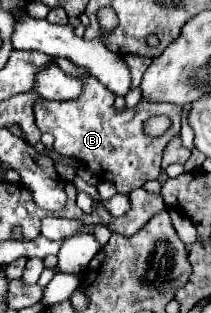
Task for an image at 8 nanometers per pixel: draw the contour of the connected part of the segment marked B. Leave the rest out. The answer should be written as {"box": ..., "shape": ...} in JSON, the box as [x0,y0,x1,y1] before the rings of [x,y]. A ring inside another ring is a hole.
{"box":[34,76,182,194],"shape":[[[80,76],[80,82],[82,94],[74,100],[50,101],[38,98],[34,102],[36,126],[40,132],[50,132],[54,136],[54,152],[76,158],[98,180],[112,182],[120,194],[130,194],[132,190],[142,188],[148,180],[156,180],[160,176],[160,160],[166,144],[180,134],[182,106],[142,100],[134,110],[126,108],[124,112],[116,112],[112,92],[94,80],[94,76]],[[156,114],[170,116],[172,130],[160,138],[150,138],[142,132],[142,124]]]}

